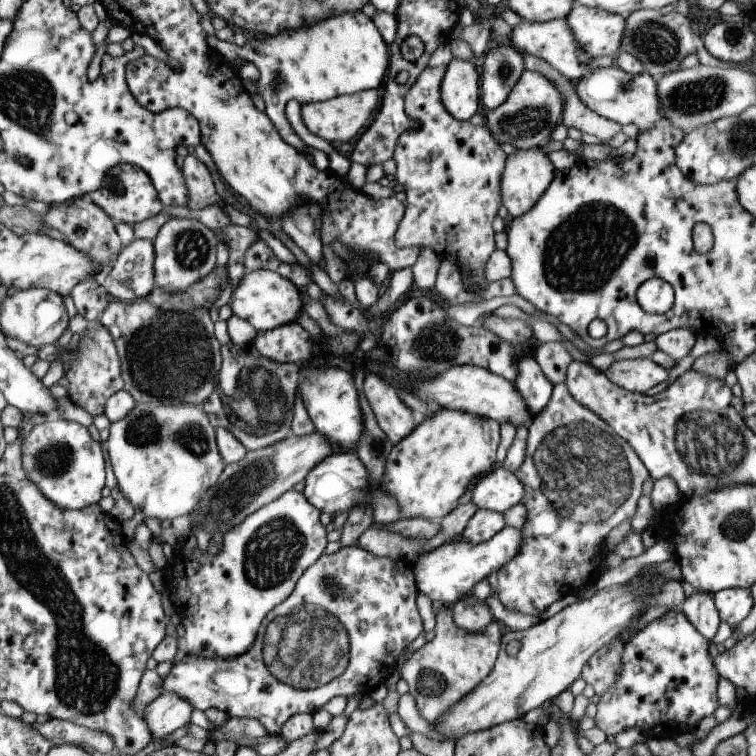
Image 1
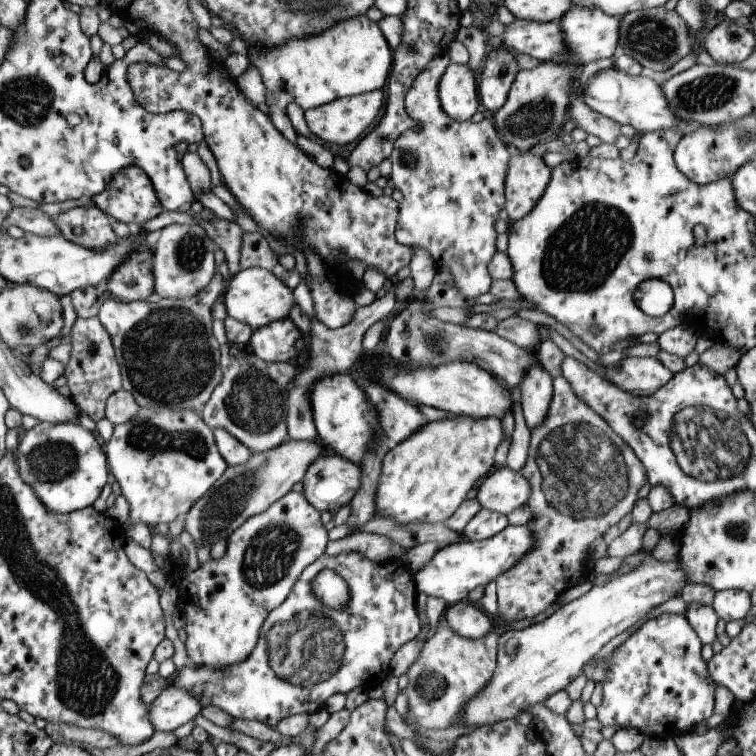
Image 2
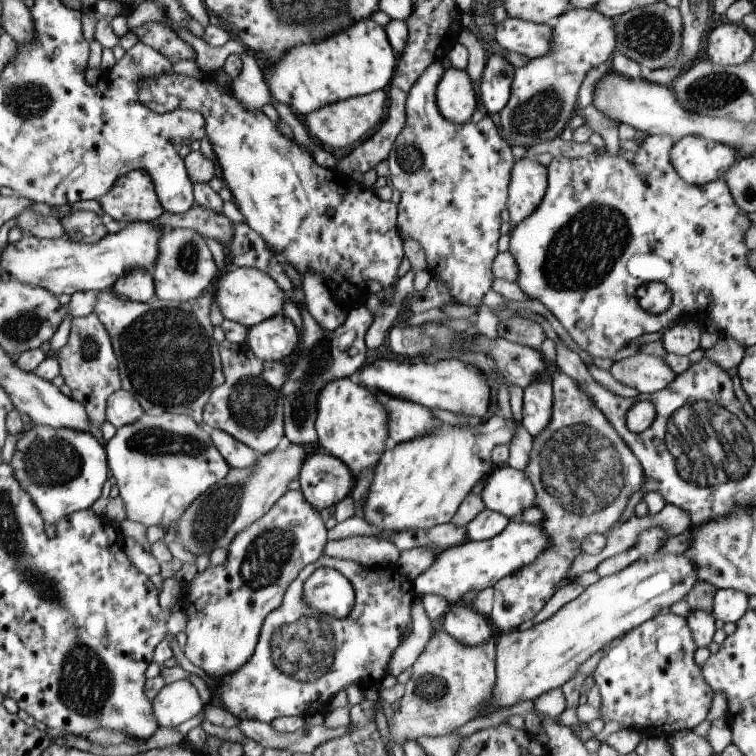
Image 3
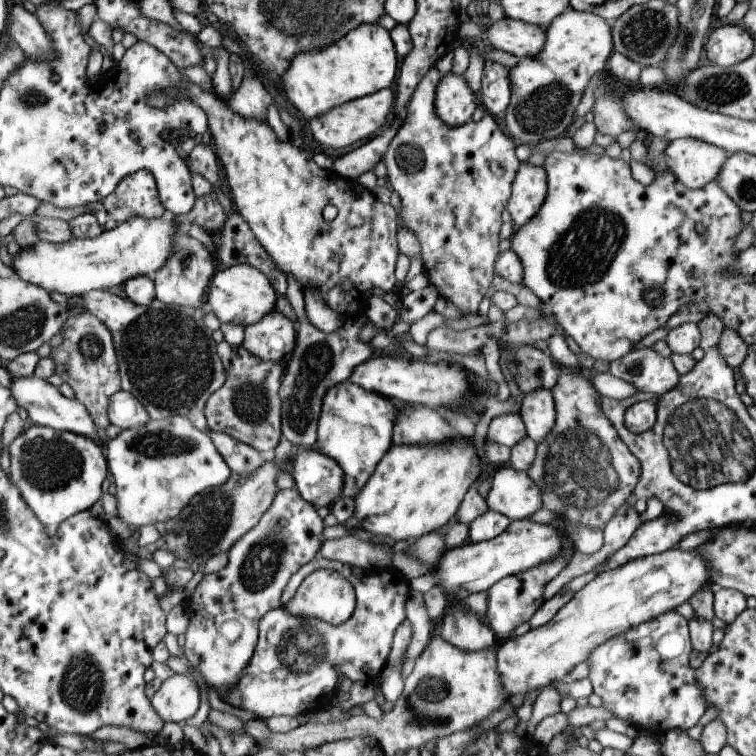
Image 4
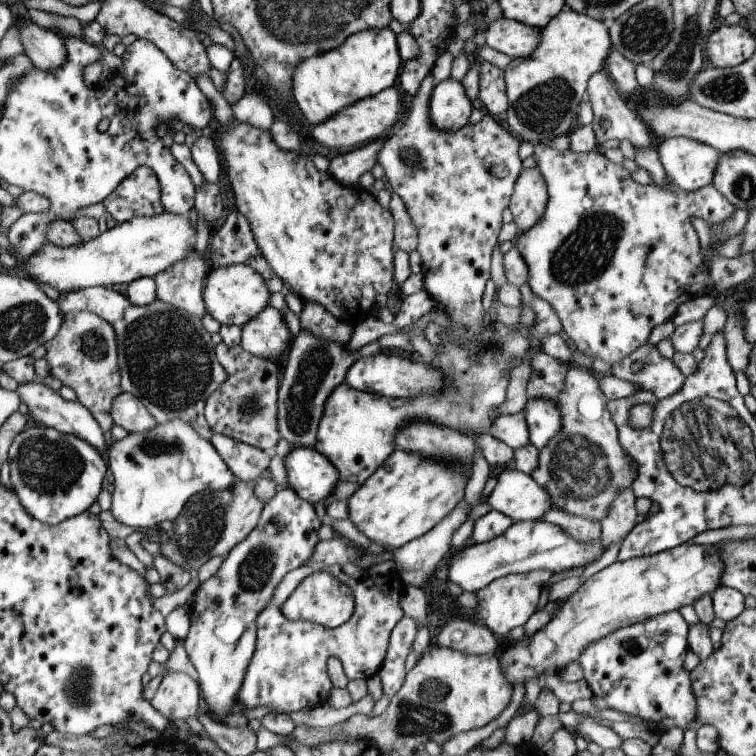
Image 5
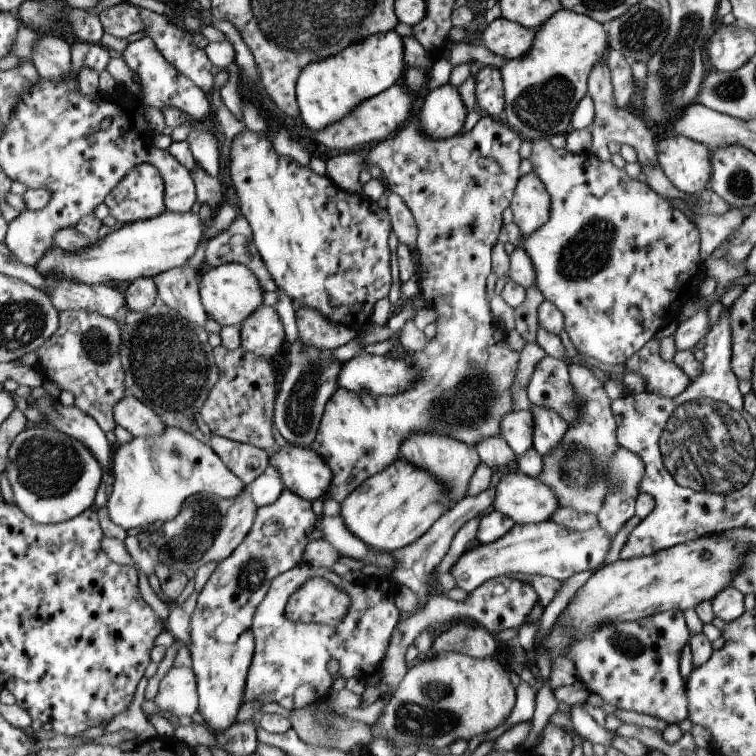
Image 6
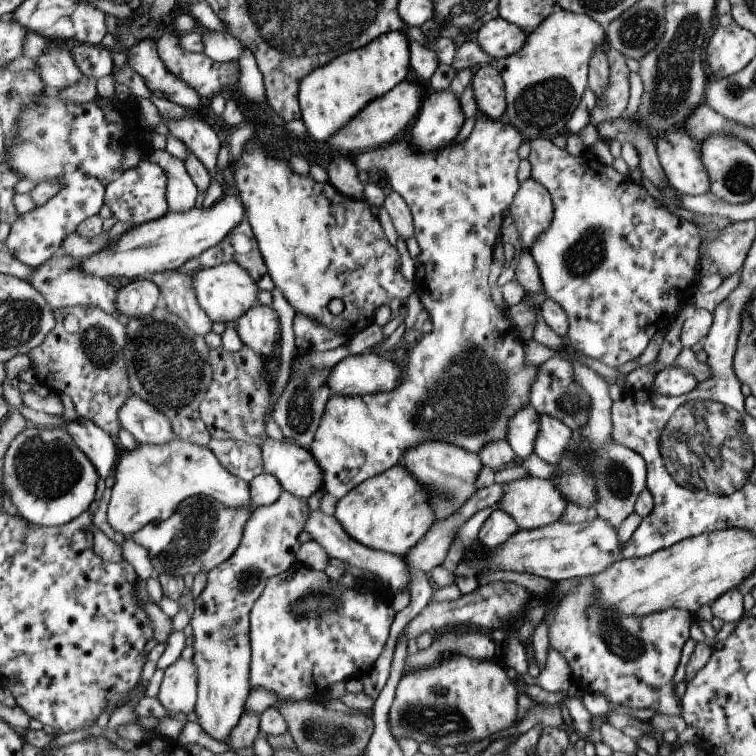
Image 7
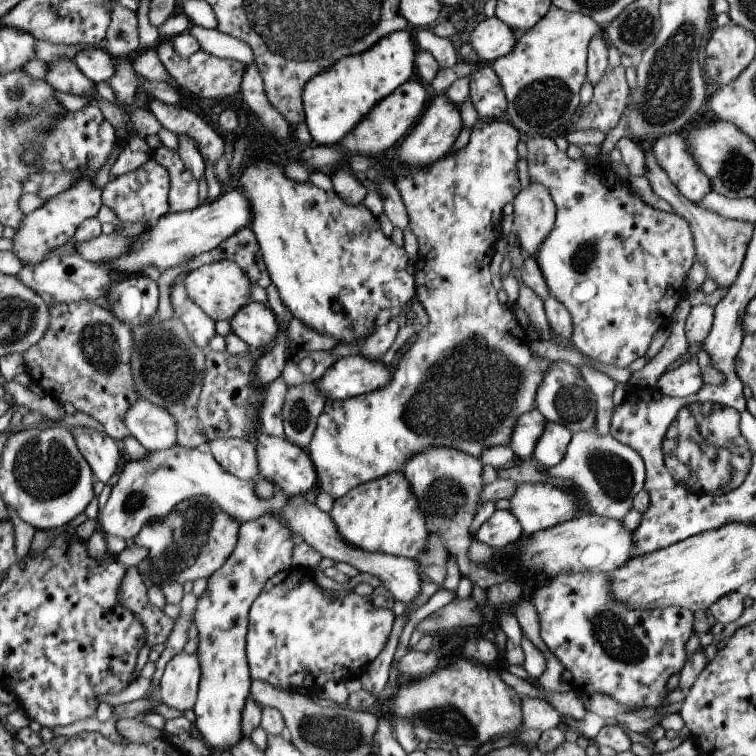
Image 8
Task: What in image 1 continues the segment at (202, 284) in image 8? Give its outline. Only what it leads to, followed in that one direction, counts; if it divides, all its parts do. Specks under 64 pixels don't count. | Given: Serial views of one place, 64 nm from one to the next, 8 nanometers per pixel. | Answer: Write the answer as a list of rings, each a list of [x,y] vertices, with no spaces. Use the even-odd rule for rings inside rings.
[[[259,270],[246,273],[231,295],[230,306],[234,315],[247,320],[258,333],[290,324],[301,316],[304,298],[301,290],[290,280],[276,271]]]

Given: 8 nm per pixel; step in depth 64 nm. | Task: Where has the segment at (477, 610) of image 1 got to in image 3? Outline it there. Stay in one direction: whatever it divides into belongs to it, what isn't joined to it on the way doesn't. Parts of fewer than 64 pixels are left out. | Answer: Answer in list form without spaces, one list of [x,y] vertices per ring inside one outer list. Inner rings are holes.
[[[460,601],[450,605],[444,615],[443,629],[465,645],[479,645],[492,638],[491,624],[476,608]]]

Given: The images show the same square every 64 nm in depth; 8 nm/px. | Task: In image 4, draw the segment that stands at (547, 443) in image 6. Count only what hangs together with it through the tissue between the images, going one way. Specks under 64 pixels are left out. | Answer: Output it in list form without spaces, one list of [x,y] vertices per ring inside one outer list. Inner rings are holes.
[[[539,388],[523,395],[519,415],[527,435],[538,444],[554,428],[556,411],[553,392]]]

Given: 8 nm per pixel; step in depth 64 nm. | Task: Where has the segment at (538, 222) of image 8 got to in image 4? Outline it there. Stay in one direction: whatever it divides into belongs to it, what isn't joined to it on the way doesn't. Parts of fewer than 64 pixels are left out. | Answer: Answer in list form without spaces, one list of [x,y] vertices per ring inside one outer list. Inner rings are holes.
[[[522,161],[516,171],[507,202],[513,230],[524,226],[540,210],[547,195],[547,172],[543,167]]]

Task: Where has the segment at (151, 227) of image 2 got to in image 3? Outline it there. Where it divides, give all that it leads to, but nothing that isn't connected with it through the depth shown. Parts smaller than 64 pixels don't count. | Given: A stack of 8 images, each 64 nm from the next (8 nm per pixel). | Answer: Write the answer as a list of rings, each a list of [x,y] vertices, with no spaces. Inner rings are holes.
[[[198,204],[185,213],[164,212],[153,222],[158,229],[169,228],[196,229],[201,235],[218,241],[224,250],[231,248],[233,241],[233,222],[224,214],[215,213]]]

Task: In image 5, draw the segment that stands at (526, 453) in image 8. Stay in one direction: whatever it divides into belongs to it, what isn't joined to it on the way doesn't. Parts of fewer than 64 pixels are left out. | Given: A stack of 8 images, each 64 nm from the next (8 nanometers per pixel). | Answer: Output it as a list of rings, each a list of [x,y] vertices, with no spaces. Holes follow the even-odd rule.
[[[522,411],[495,418],[488,433],[499,440],[512,442],[516,448],[530,444],[528,425]]]

